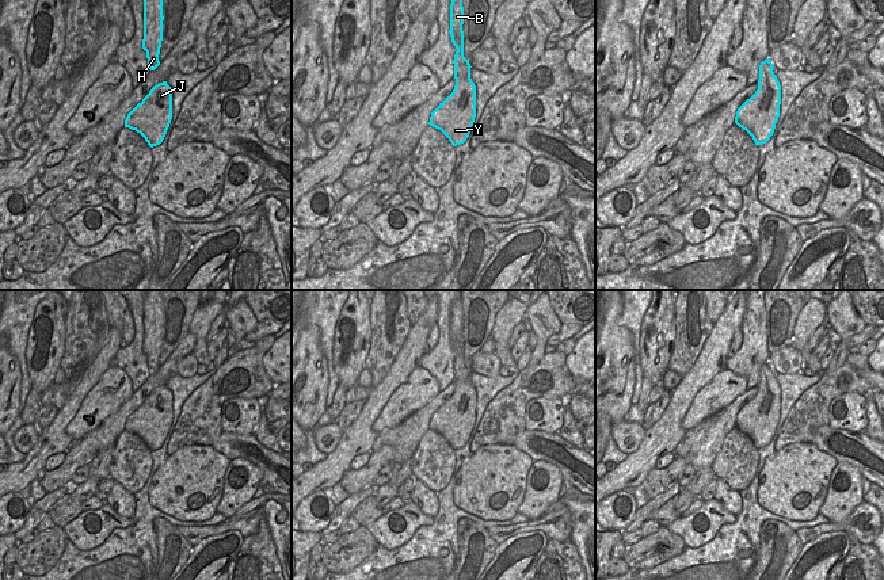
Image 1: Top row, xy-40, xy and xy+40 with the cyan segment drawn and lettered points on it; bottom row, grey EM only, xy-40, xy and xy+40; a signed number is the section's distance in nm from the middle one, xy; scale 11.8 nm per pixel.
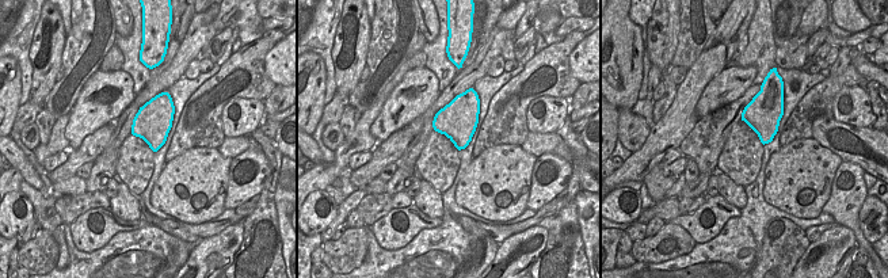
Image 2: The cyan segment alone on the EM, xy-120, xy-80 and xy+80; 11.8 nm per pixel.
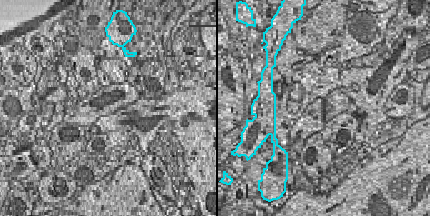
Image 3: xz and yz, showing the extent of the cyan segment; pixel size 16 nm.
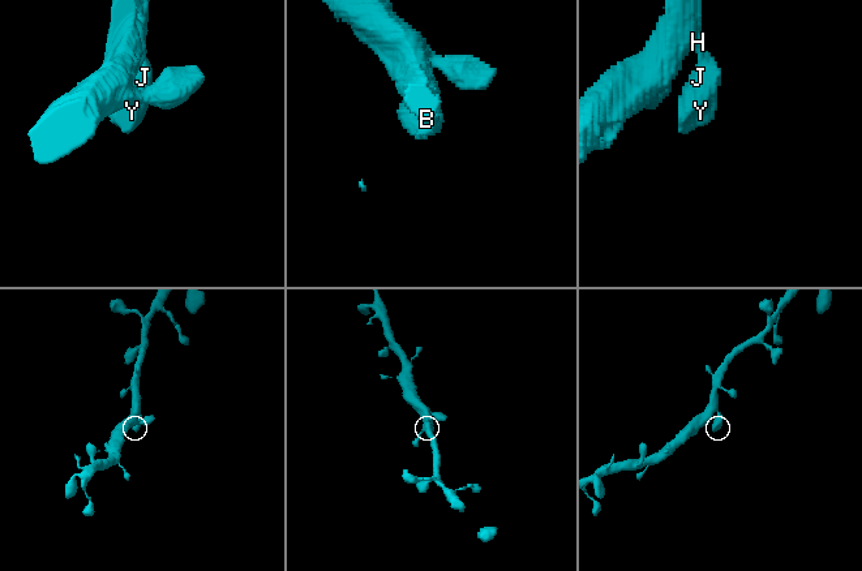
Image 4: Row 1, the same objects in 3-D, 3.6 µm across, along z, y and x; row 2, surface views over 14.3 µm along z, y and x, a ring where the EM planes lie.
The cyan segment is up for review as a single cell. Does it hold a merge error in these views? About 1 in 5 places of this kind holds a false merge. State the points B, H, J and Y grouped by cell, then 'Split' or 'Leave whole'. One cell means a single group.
Groups: B H J Y. Leave whole.

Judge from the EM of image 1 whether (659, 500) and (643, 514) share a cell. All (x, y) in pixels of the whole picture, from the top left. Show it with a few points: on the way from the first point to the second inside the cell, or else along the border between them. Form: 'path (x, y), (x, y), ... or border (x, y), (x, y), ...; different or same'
path (655, 503), (647, 510); same

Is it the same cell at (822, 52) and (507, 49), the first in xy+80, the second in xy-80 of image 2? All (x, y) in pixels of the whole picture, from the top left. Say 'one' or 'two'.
two

